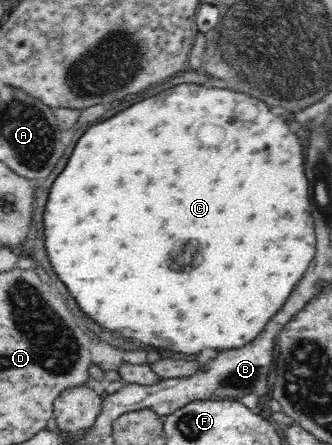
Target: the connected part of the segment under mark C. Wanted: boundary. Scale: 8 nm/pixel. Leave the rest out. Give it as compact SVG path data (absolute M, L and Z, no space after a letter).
M182 83L178 87L172 87L172 89L166 89L154 97L148 97L120 113L116 113L114 117L98 123L98 125L92 125L78 141L76 141L76 147L72 149L72 155L68 157L68 163L66 167L62 169L62 173L52 181L50 185L50 191L48 191L48 199L46 199L46 205L44 205L44 251L46 251L46 257L52 265L52 271L56 273L58 281L64 283L66 289L72 299L78 303L80 311L84 311L84 315L88 319L92 319L98 327L102 327L104 331L112 331L112 333L118 333L120 336L124 336L127 339L134 339L134 341L140 341L142 345L150 345L148 339L156 337L156 339L164 339L164 341L154 341L154 350L158 351L172 351L172 353L182 353L182 355L198 355L204 349L234 349L236 347L242 347L246 345L250 339L254 339L254 335L258 335L264 325L268 323L268 319L280 309L280 305L286 301L288 293L292 291L294 283L298 281L298 277L302 277L302 273L306 271L306 265L310 263L312 255L314 255L314 227L312 227L312 215L310 215L310 203L308 203L308 183L304 179L304 173L302 173L302 157L300 157L300 143L296 139L294 133L290 133L288 137L288 127L284 125L284 121L276 115L272 115L264 103L260 103L258 99L252 99L252 97L246 97L242 93L234 93L234 91L228 91L228 89L206 89L206 87L200 87L200 85L188 85L188 83Z

